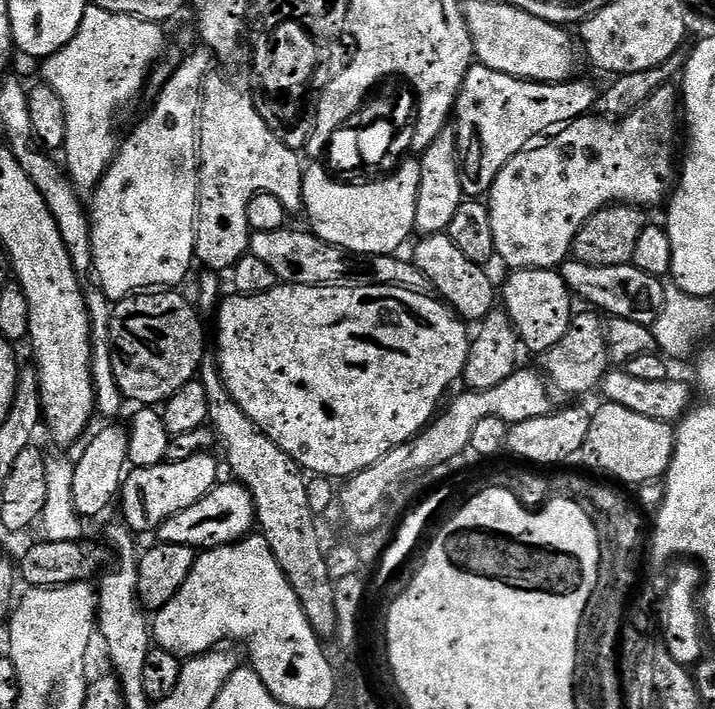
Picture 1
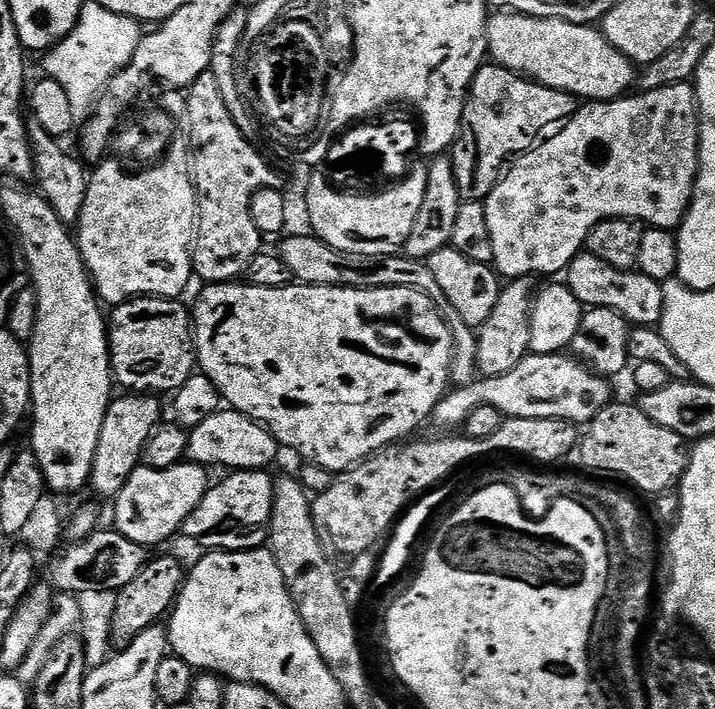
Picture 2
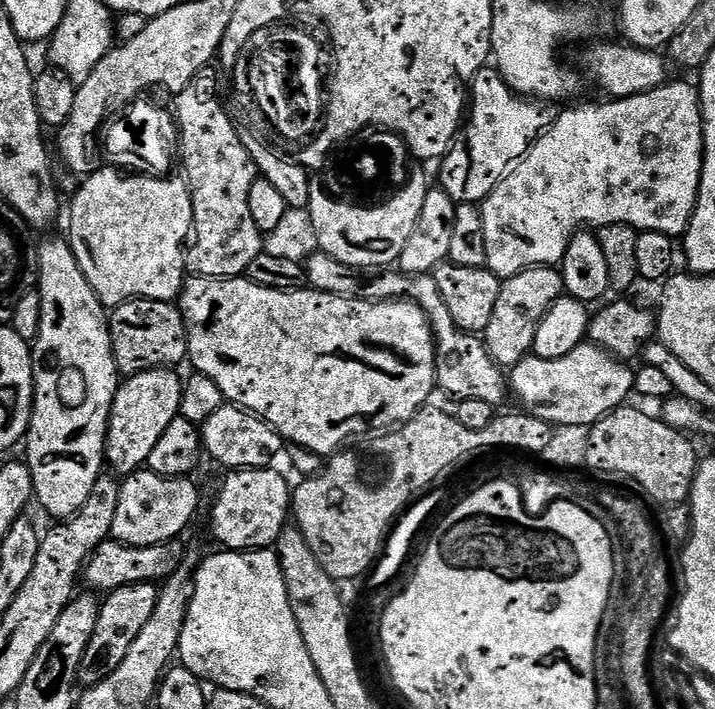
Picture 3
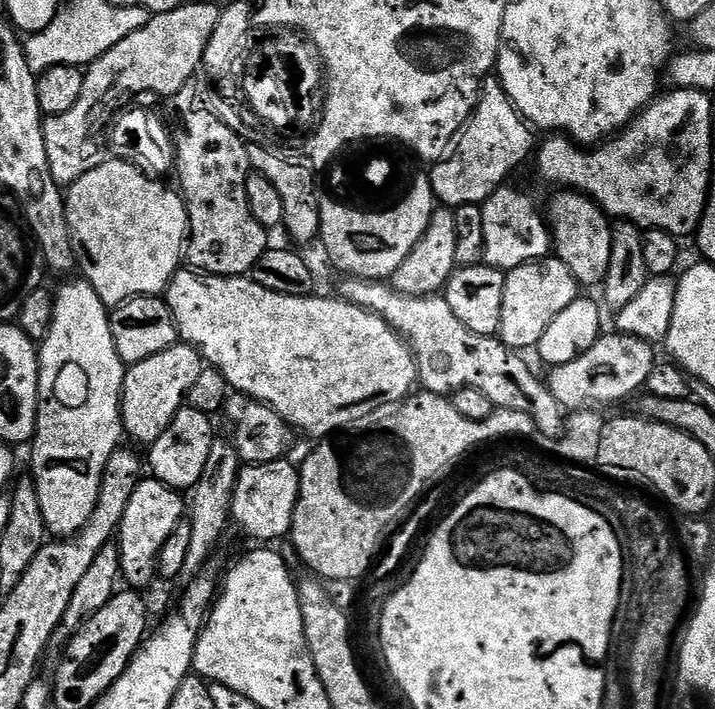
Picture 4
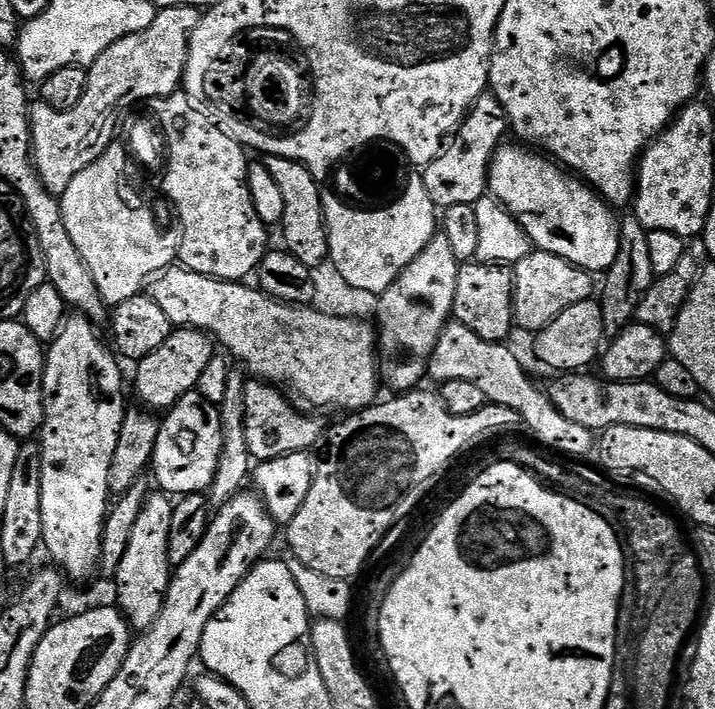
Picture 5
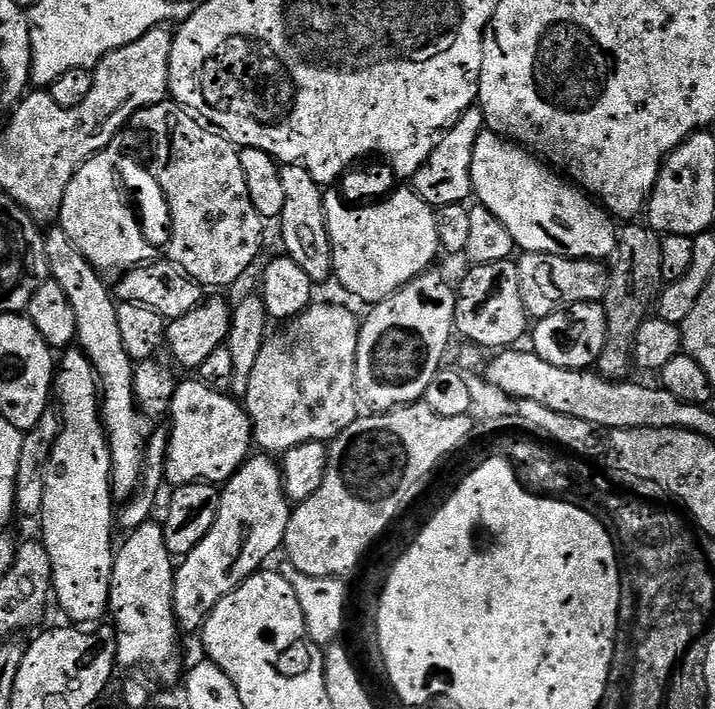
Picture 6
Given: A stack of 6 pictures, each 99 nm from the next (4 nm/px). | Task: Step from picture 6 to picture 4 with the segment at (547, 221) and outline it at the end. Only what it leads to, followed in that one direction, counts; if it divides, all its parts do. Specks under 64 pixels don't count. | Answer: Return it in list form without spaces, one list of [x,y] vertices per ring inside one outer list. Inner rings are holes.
[[[560,190],[552,200],[552,205],[546,208],[546,219],[550,225],[555,255],[560,257],[566,266],[570,266],[570,274],[582,286],[588,284],[603,285],[606,274],[610,270],[610,250],[612,249],[612,224],[610,217],[603,208],[599,208],[589,196],[571,190]]]

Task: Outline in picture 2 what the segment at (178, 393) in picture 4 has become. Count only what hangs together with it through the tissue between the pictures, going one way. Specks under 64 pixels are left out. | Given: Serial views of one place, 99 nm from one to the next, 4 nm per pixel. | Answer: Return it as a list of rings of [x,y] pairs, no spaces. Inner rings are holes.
[[[120,394],[113,399],[102,422],[102,434],[98,438],[98,450],[92,467],[90,488],[100,496],[114,498],[126,486],[128,475],[141,467],[144,448],[152,433],[160,427],[160,404],[152,394]]]

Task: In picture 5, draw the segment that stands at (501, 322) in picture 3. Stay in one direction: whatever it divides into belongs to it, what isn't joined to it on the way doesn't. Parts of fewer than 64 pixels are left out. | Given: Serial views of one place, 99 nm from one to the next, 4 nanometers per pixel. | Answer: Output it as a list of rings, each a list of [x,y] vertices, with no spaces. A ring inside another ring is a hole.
[[[534,250],[519,260],[511,273],[514,286],[512,318],[517,329],[525,328],[529,334],[542,331],[555,316],[562,314],[562,310],[578,306],[578,302],[586,302],[594,296],[593,273],[566,262],[566,258],[558,258],[558,254]]]

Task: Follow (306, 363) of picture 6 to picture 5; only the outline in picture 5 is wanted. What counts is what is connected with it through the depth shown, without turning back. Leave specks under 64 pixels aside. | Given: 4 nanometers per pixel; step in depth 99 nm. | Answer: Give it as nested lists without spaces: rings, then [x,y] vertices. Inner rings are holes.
[[[255,378],[249,379],[244,385],[246,446],[250,450],[253,461],[273,460],[286,454],[308,452],[321,443],[322,427],[320,428],[319,422],[312,417],[315,415],[305,414],[303,411],[295,412],[288,405],[289,397],[287,395],[284,397],[283,394],[285,395],[279,387]]]

